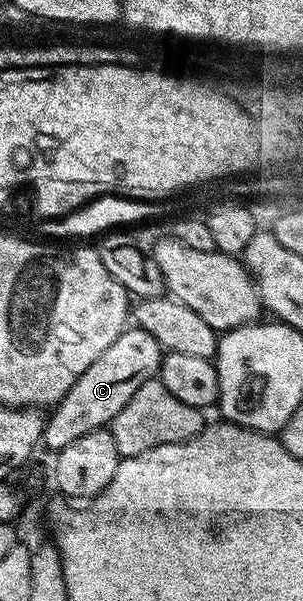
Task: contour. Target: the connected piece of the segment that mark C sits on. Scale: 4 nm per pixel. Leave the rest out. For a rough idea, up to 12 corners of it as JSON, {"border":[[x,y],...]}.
{"border":[[126,328],[45,423],[56,452],[108,427],[158,377],[151,332]]}

